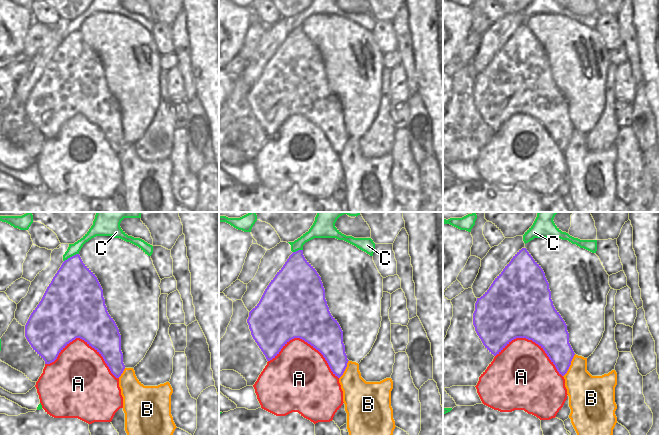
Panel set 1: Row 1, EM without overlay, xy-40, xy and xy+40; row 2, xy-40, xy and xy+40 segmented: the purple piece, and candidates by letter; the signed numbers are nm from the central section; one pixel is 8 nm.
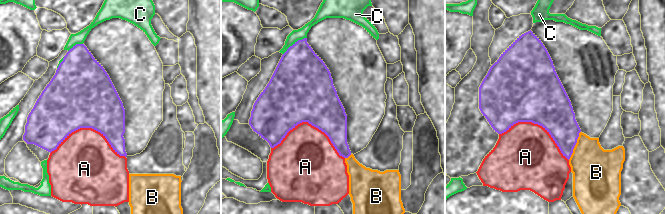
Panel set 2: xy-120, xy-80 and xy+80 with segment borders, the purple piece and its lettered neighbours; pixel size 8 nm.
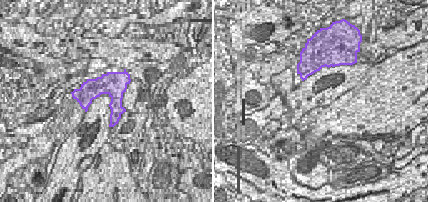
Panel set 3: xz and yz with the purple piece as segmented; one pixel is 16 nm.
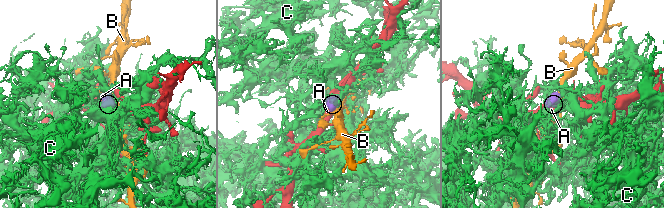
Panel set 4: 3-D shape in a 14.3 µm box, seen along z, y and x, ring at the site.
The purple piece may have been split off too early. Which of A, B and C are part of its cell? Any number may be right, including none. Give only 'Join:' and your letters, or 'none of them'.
Join: none of them

